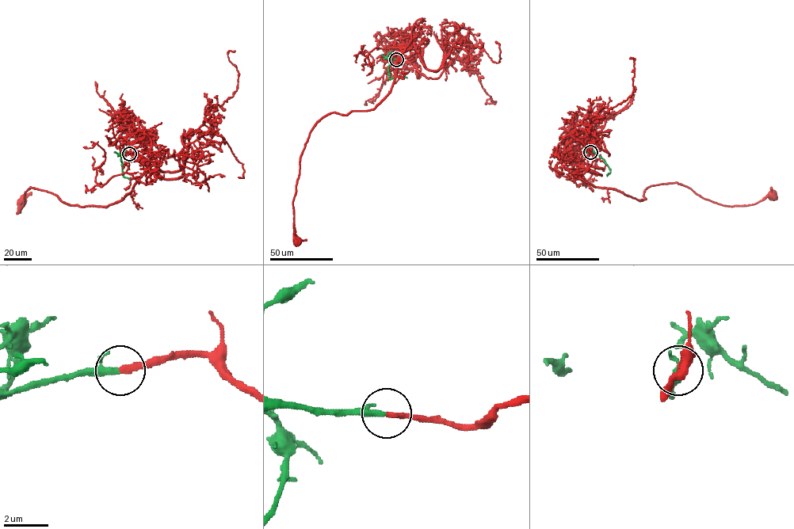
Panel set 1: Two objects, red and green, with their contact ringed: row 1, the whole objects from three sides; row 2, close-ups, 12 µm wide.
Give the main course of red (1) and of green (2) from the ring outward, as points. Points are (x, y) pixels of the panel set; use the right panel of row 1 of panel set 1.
1: (590, 152), (577, 161), (588, 182), (638, 199), (648, 187), (675, 182), (723, 205), (771, 195)
2: (590, 152), (591, 150), (605, 160), (610, 172), (608, 173)

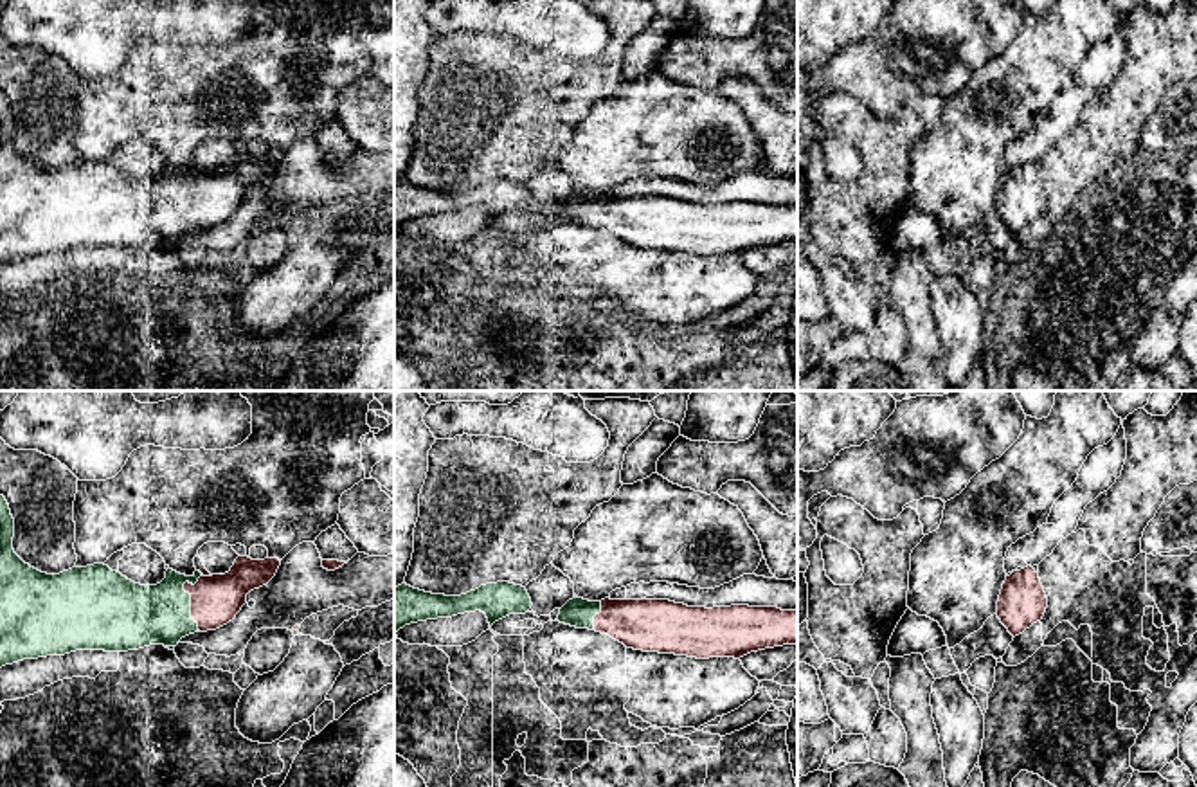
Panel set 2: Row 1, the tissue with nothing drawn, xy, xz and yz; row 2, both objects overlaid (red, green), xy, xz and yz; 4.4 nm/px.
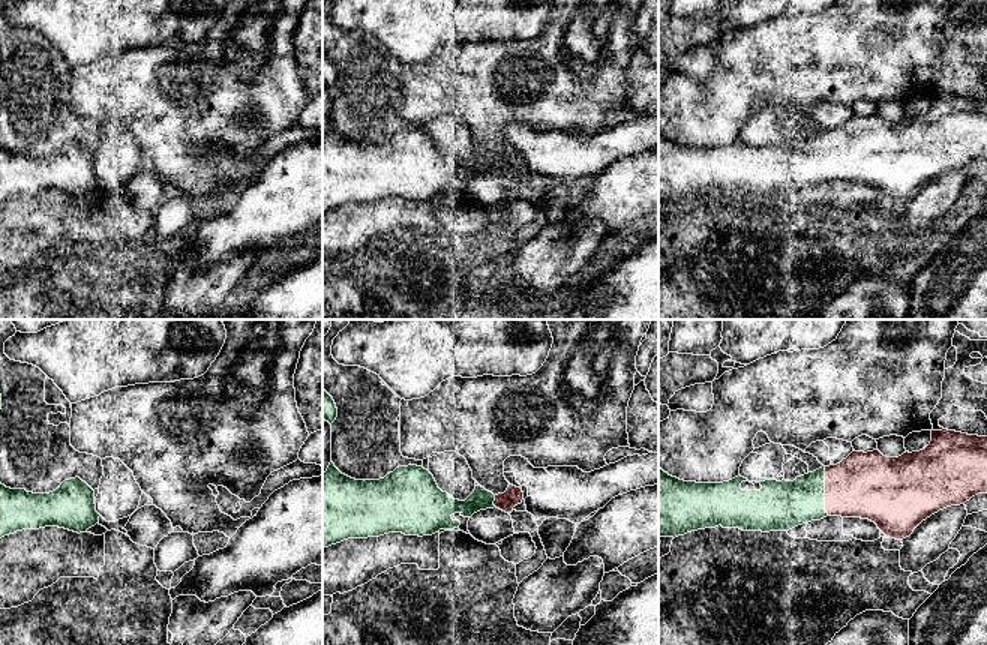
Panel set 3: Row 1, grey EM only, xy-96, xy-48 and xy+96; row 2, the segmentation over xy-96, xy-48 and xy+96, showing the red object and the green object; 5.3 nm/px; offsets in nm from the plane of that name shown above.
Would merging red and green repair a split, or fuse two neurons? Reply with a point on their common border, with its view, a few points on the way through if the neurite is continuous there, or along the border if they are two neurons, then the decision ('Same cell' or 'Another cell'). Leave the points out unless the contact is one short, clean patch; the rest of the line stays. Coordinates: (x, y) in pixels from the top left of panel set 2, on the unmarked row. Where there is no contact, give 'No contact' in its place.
Touches red at xy (191, 195). Same cell

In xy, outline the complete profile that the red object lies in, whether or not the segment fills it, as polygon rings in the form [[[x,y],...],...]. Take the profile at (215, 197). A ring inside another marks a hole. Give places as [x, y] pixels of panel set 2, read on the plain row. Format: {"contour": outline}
{"contour": [[[0,92],[0,265],[23,256],[65,252],[76,247],[128,249],[149,241],[176,243],[194,229],[216,227],[236,214],[247,191],[266,182],[281,157],[238,153],[225,171],[193,173],[166,167],[157,182],[140,182],[104,160],[41,169],[13,146],[14,115]]]}

